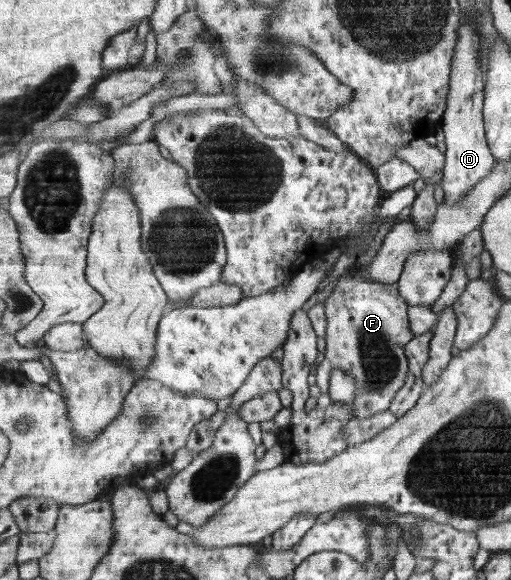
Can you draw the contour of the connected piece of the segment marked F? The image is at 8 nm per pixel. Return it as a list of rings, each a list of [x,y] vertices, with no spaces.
[[[372,261],[360,268],[351,268],[347,275],[339,279],[333,292],[324,301],[328,320],[326,351],[321,359],[324,361],[318,369],[318,385],[321,393],[330,393],[328,383],[332,371],[343,369],[350,372],[355,379],[353,403],[355,403],[356,418],[366,419],[374,415],[383,414],[390,410],[395,395],[402,389],[409,374],[409,359],[405,352],[405,345],[415,338],[410,329],[409,303],[401,296],[399,282],[380,284],[368,278],[368,267]]]

